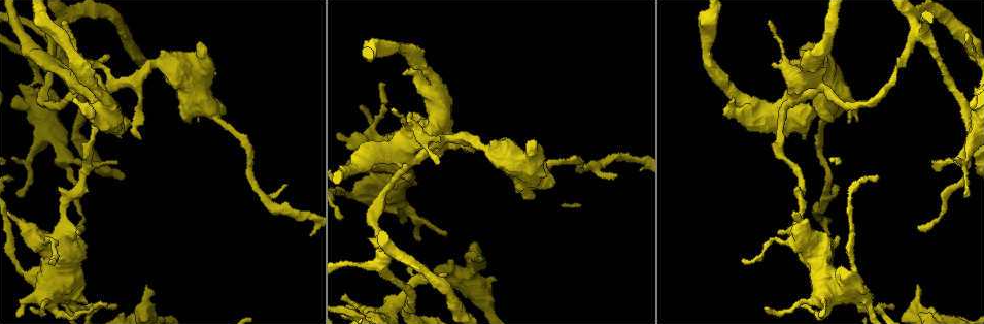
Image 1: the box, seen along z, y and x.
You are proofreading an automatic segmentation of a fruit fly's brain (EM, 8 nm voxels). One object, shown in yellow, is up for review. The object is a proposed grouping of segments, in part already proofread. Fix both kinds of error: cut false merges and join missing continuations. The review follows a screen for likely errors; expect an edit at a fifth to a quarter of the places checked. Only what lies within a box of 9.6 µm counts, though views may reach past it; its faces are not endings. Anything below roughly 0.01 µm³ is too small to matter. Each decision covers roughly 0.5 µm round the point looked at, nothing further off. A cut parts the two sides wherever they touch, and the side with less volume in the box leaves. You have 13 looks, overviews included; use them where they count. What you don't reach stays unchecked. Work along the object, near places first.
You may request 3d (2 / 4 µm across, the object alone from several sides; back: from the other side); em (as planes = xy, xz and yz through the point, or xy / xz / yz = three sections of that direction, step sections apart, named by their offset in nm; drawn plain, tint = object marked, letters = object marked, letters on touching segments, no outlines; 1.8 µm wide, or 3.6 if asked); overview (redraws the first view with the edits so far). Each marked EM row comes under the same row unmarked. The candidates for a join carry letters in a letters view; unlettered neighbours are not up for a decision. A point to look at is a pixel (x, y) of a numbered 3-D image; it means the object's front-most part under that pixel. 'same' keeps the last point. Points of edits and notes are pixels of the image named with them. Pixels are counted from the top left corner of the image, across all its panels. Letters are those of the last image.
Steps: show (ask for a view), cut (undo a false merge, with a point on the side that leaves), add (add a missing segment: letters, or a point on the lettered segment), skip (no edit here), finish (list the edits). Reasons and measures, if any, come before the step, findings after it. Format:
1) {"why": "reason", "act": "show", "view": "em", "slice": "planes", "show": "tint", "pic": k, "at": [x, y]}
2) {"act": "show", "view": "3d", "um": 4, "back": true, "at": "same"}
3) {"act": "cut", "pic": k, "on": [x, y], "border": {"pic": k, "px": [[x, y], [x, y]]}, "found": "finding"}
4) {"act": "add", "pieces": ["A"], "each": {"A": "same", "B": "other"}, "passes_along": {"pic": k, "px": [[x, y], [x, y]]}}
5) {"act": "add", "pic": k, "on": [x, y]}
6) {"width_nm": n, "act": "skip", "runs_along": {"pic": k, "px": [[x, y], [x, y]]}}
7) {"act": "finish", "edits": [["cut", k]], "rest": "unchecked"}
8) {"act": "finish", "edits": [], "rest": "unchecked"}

{"why": "tapers out", "act": "show", "view": "3d", "um": 2, "back": true, "pic": 1, "at": [770, 20]}

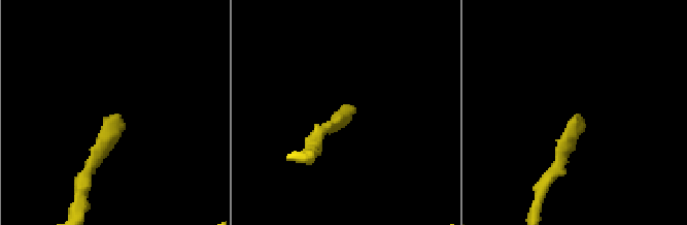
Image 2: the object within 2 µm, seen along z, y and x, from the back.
{"act": "show", "view": "em", "slice": "xz", "step": 4, "show": "tint", "pic": 2, "at": [580, 117]}

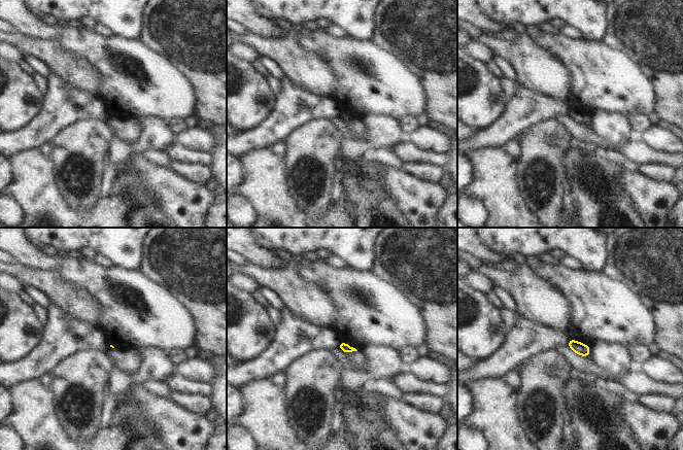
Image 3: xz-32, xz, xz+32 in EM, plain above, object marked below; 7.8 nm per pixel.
{"act": "show", "view": "em", "slice": "planes", "show": "letters", "at": "same"}

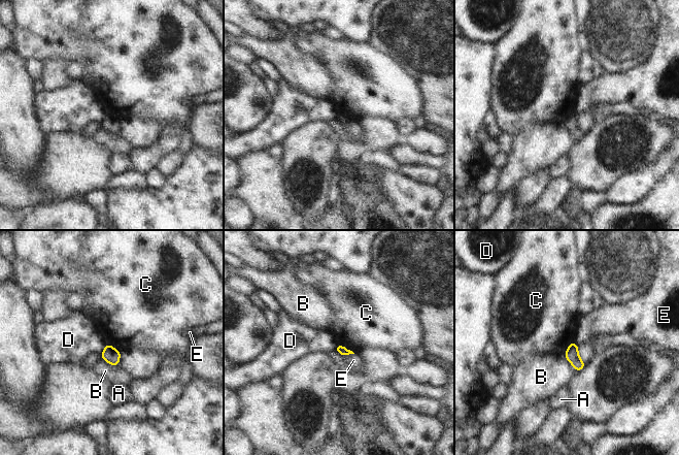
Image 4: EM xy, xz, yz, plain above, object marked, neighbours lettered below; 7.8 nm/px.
{"act": "skip", "each": {"A": "other", "B": "other", "C": "other", "D": "other", "E": "other"}, "border": {"pic": 4, "px": [[337, 343], [353, 353]]}, "found": "no lettered segment goes on from it"}

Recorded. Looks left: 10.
{"why": "free end", "act": "show", "view": "em", "um": 3.6, "slice": "planes", "show": "letters", "pic": 1, "at": [107, 56]}

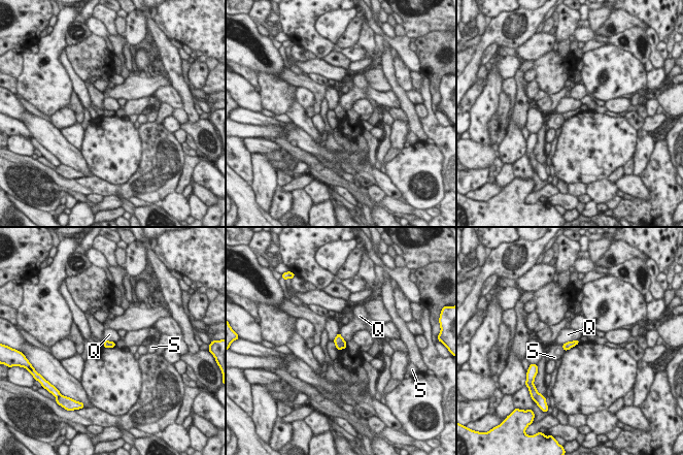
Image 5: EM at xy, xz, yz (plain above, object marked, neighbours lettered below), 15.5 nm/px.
{"act": "skip", "each": {"Q": "other", "S": "other"}, "border": {"pic": 5, "px": [[578, 338], [561, 345]]}, "found": "no lettered segment goes on from it"}

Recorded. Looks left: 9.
{"why": "sharp bend", "act": "show", "view": "3d", "um": 4, "pic": 1, "at": [830, 295]}

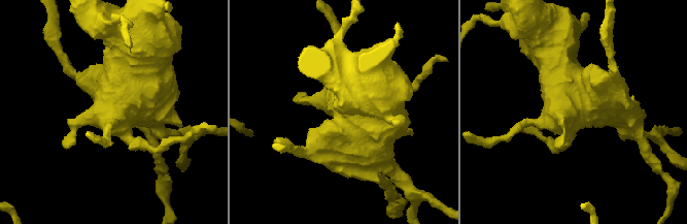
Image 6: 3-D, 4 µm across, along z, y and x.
{"act": "show", "view": "em", "slice": "xz", "step": 16, "show": "tint", "pic": 6, "at": [569, 112]}

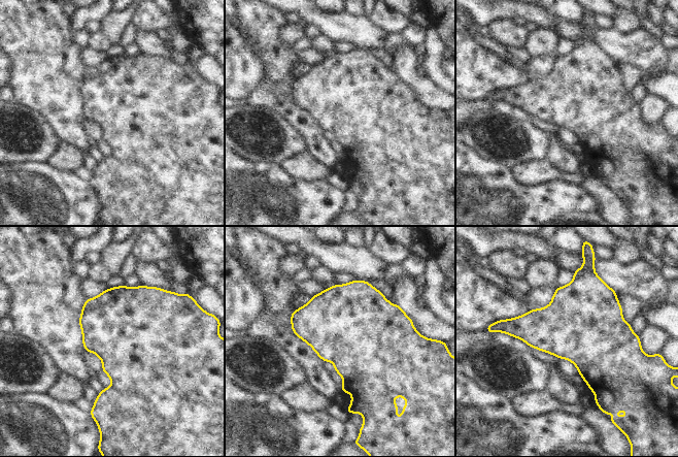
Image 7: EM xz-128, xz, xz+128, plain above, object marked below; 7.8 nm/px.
{"act": "show", "view": "em", "slice": "xy", "step": 4, "show": "letters", "at": "same"}

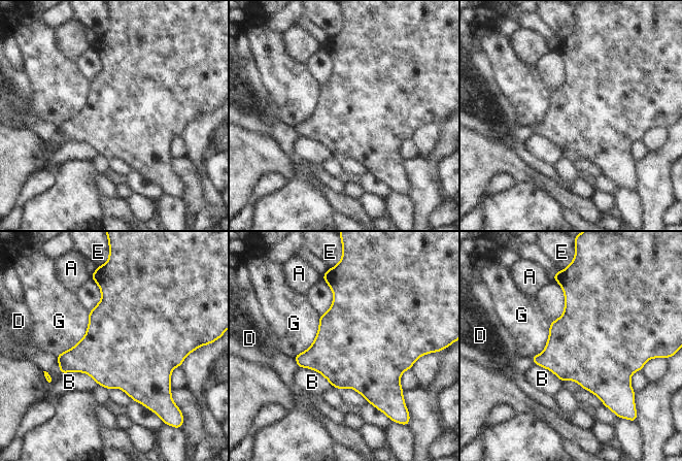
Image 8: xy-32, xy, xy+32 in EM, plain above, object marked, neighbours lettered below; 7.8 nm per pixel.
{"width_nm": 650, "act": "skip", "each": {"A": "other", "B": "other", "D": "other", "E": "other", "G": "other"}, "border": {"pic": 8, "px": [[90, 311], [86, 334], [57, 356]]}, "found": "all the same neuron"}

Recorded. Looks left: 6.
{"why": "sudden change in width", "act": "show", "view": "em", "slice": "planes", "show": "letters", "pic": 1, "at": [383, 115]}

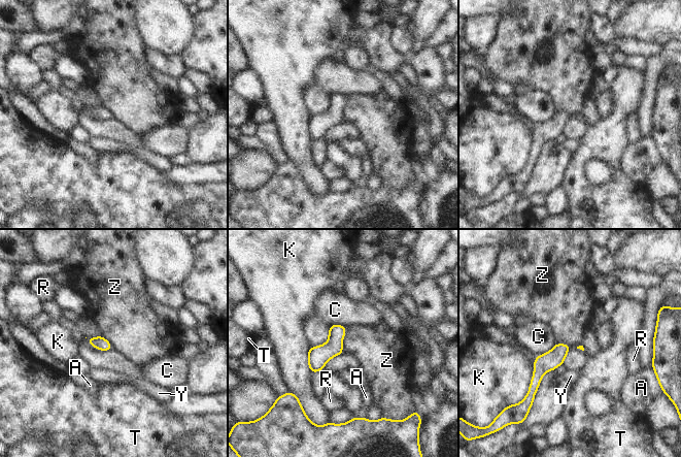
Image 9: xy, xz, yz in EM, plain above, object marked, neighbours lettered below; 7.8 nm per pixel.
{"width_nm": 100, "act": "skip", "each": {"A": "other", "C": "other", "K": "other", "R": "other", "T": "other", "Y": "other", "Z": "other"}, "border": {"pic": 9, "px": [[347, 327], [342, 341], [342, 352]]}, "found": "one neuron here"}

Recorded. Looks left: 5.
{"why": "thick end", "act": "show", "view": "3d", "um": 4, "pic": 1, "at": [478, 256]}

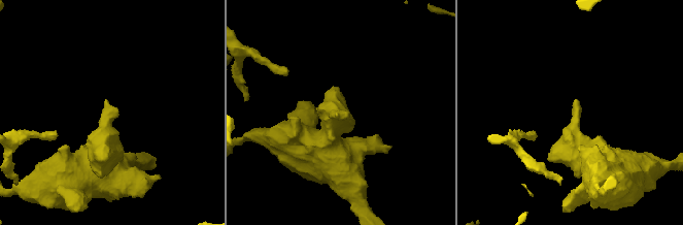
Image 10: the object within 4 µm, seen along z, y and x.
{"act": "show", "view": "em", "um": 3.6, "slice": "planes", "show": "letters", "pic": 10, "at": [105, 101]}

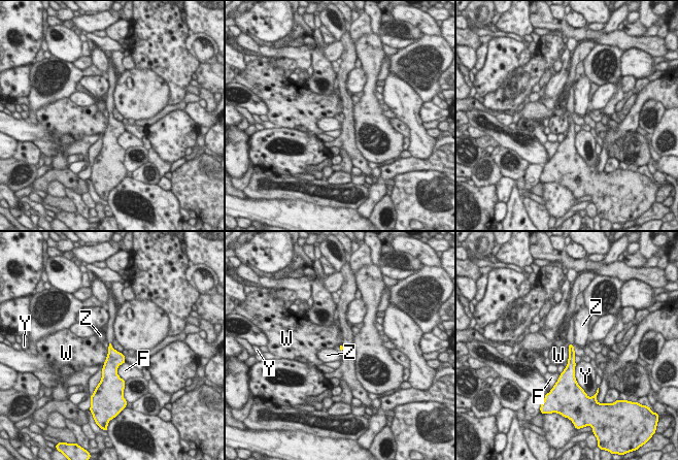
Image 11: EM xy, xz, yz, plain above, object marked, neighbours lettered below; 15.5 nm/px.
{"act": "skip", "each": {"F": "other", "W": "other", "Y": "other", "Z": "other"}, "border": {"pic": 11, "px": [[108, 349], [108, 354], [103, 363]]}, "found": "none of them fits"}

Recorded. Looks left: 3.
{"act": "finish", "edits": [], "rest": "unchecked"}

